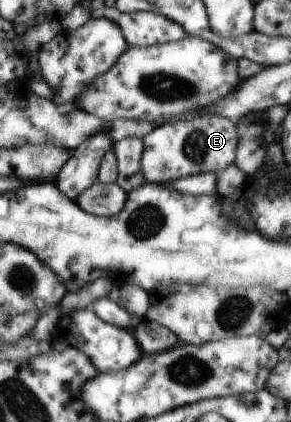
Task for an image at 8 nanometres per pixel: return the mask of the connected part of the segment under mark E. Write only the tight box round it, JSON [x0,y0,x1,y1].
[141,114,238,184]

